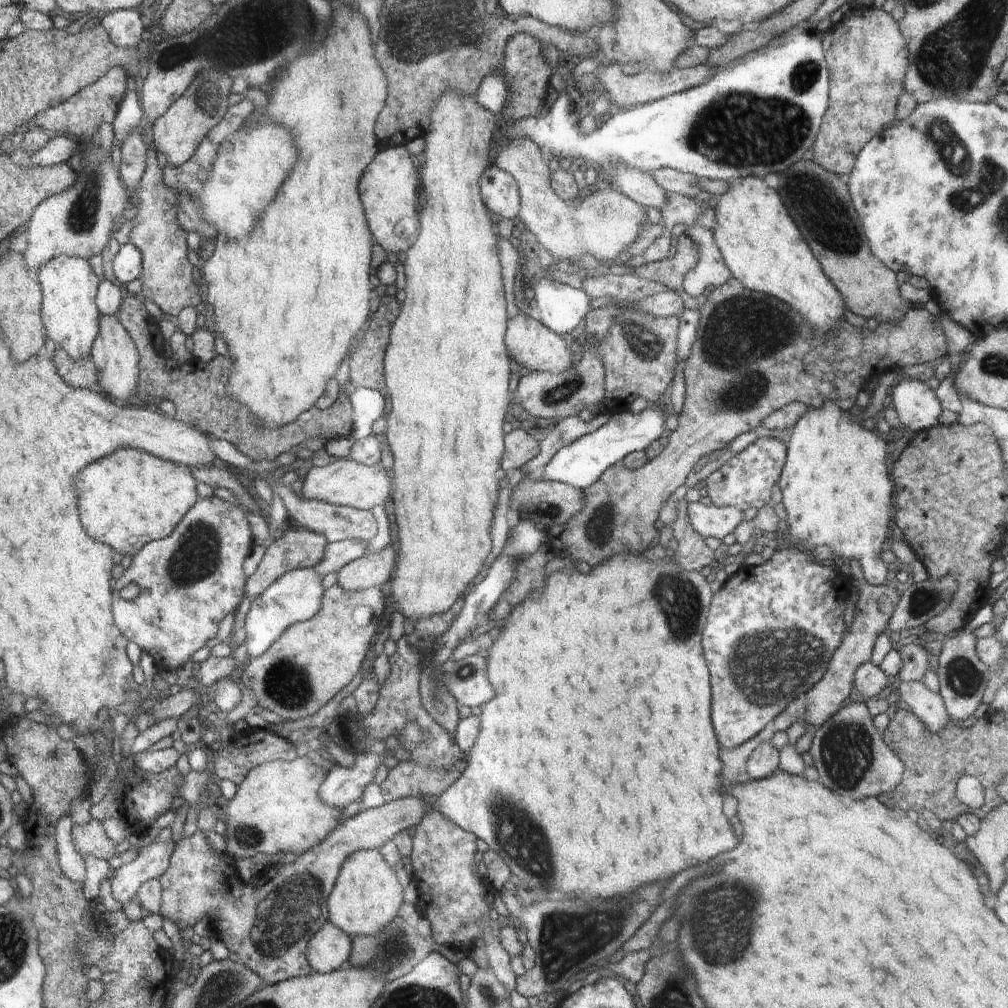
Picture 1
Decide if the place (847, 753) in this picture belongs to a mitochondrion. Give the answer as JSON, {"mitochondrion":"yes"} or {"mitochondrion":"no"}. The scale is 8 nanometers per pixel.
{"mitochondrion":"yes"}

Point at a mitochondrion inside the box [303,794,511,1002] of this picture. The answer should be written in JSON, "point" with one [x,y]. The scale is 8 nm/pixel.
{"point":[387,952]}

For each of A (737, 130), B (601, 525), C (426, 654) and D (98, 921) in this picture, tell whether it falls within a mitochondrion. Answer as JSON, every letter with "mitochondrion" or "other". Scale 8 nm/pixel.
{"A":"mitochondrion","B":"mitochondrion","C":"other","D":"other"}

